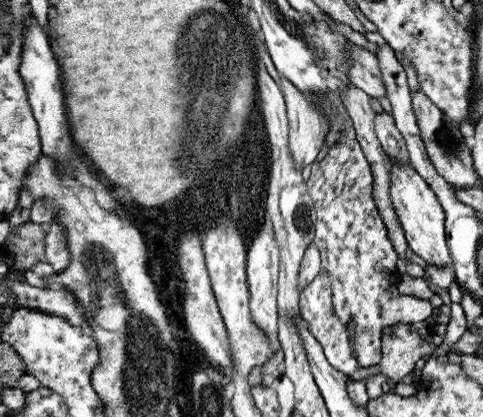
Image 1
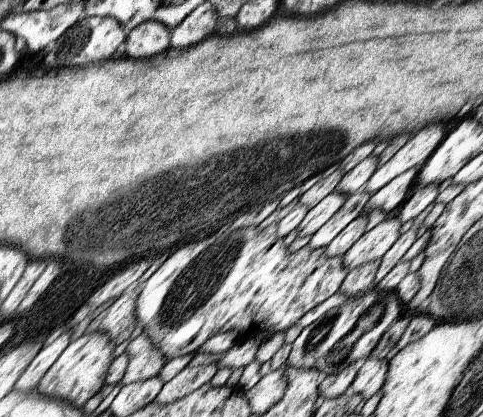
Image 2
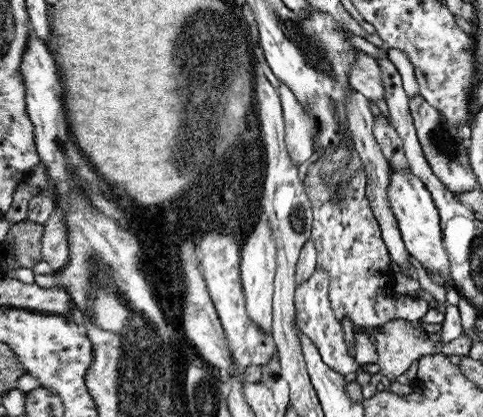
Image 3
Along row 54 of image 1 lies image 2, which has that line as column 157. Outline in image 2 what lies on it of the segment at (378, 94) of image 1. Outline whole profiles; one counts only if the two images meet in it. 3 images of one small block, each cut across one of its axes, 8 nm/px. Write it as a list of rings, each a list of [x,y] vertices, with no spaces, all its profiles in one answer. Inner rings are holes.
[[[143,332],[135,340],[131,340],[129,346],[125,348],[125,354],[129,356],[129,364],[125,376],[121,378],[123,386],[157,378],[161,368],[167,364],[167,358],[157,352],[157,346],[149,332]]]

